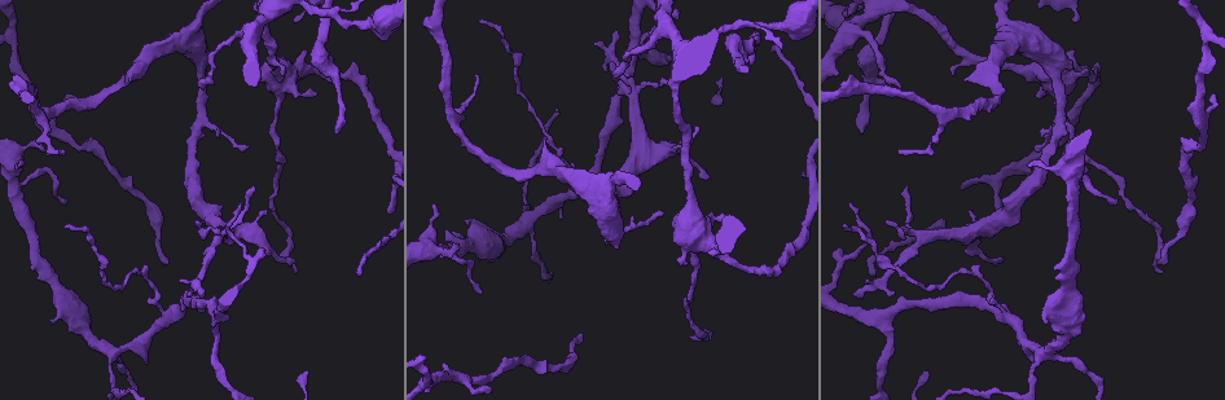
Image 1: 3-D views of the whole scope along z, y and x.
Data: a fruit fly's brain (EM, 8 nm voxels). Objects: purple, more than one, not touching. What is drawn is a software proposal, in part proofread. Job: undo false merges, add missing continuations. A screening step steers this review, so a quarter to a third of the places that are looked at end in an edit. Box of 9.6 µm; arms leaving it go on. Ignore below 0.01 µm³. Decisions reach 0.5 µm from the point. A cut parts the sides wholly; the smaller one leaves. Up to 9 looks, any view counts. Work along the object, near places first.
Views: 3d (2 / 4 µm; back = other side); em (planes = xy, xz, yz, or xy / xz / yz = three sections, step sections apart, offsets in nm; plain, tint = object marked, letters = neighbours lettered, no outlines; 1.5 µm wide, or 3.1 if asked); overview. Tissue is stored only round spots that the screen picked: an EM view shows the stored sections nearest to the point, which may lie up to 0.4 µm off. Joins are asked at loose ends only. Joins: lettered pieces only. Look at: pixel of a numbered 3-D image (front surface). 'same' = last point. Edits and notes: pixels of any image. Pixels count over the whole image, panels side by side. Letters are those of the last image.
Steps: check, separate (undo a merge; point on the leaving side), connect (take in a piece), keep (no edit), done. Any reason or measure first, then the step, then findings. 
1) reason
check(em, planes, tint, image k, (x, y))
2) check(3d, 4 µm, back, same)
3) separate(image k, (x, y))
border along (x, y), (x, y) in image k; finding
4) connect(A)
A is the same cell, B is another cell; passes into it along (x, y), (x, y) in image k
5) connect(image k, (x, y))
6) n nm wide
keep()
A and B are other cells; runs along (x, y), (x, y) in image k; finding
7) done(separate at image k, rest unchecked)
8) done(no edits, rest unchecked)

check(em, planes, letters, image 1, (1162, 272))

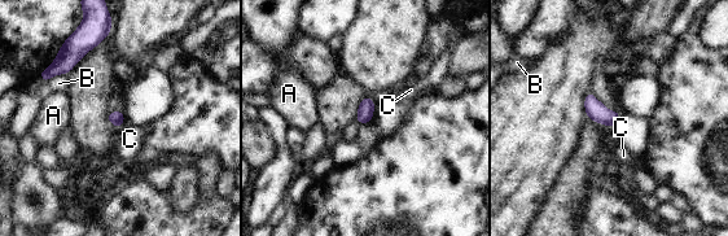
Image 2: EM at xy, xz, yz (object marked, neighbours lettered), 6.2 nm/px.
keep()
A, B and C are other cells; border along (125, 122), (118, 129) in image 2; none of them fits

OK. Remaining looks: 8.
branch stops here
check(3d, 2 µm, image 1, (145, 362))

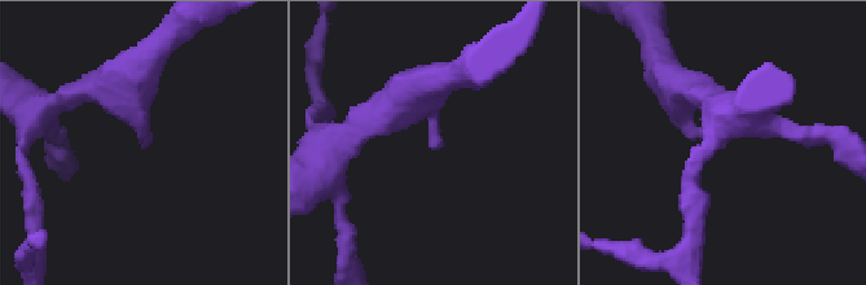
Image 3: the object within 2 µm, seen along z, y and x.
check(em, xz, step 8, letters, image 3, (439, 149))

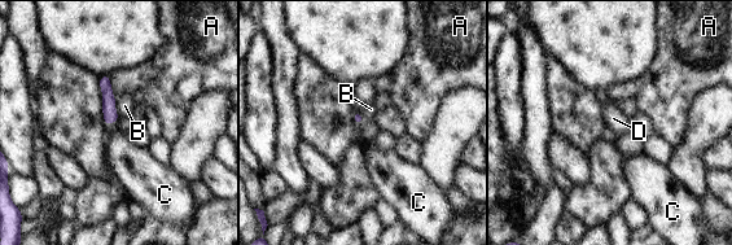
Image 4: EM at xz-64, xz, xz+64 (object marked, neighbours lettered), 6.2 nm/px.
check(em, planes, letters, same)

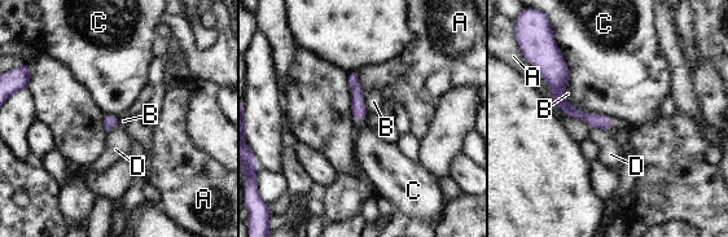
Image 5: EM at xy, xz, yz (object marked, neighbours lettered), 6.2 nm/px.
keep()
A, B, C and D are other cells; border along (558, 48), (568, 67), (569, 82) in image 5; no lettered piece goes on from it

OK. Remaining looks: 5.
thin end
check(em, planes, letters, image 1, (479, 291))

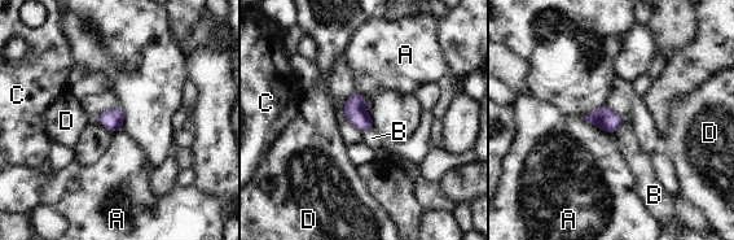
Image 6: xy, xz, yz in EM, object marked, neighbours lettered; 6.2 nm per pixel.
keep()
A, B, C and D are other cells; border along (374, 127), (369, 127), (363, 132) in image 6; none of them fits

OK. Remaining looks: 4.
narrows sharply
check(3d, 2 µm, image 1, (82, 148))

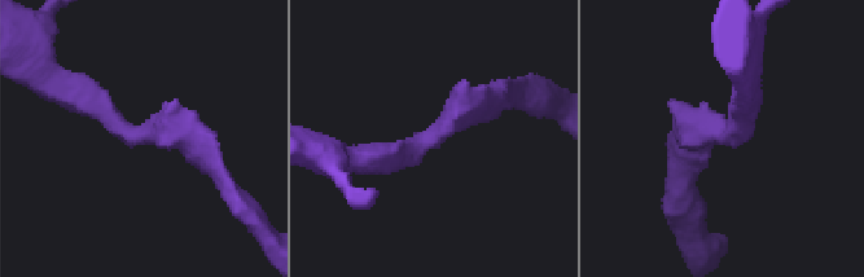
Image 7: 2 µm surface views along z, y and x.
arms of 160, 240 nm
check(em, xy, step 8, letters, image 7, (146, 129))

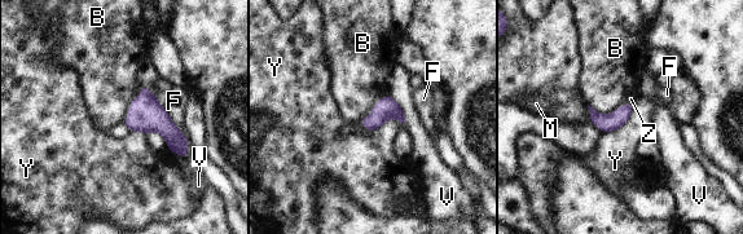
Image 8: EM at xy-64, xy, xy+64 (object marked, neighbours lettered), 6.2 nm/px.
keep()
B, F, M, V, Y and Z are other cells; border along (143, 85), (122, 122) in image 8; continuous, no second neuron

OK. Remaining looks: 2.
done(no edits, rest unchecked)

